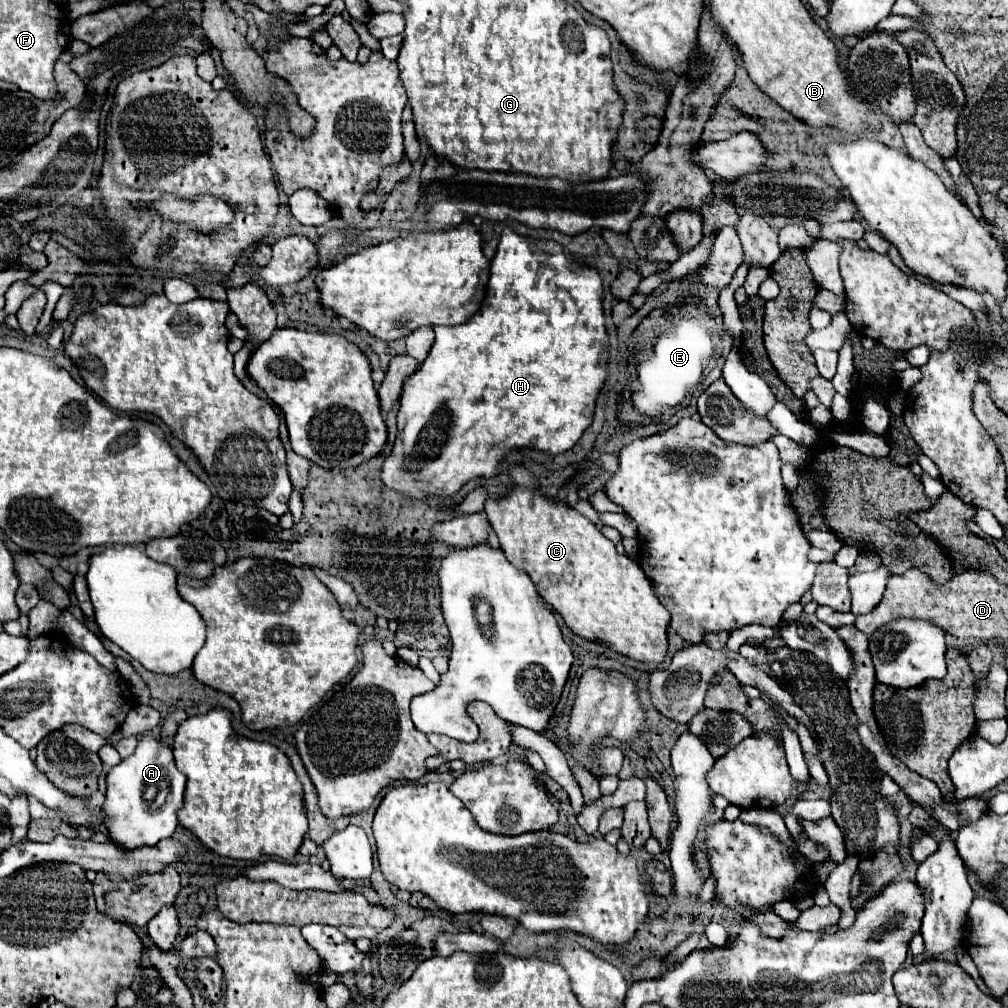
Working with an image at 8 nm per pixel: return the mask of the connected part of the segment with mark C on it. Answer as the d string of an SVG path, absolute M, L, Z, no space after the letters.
M515 466L511 470L515 480L515 490L501 500L489 500L485 504L485 514L499 536L501 550L509 558L513 566L525 570L535 584L539 596L553 606L557 614L565 620L567 628L583 640L593 640L607 644L613 652L629 656L639 662L655 662L661 664L667 654L667 626L671 614L659 602L653 592L653 586L641 566L619 554L615 544L601 534L597 526L593 526L585 516L575 512L563 502L549 502L537 490L537 480L523 466Z

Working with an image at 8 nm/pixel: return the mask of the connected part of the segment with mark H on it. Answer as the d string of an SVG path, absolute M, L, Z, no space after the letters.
M505 228L501 234L501 242L497 248L495 258L491 260L491 276L487 284L487 294L485 294L485 304L473 318L465 320L461 326L437 326L435 328L435 342L425 358L425 362L419 366L417 372L413 372L403 386L401 400L399 400L399 414L397 414L397 440L393 446L393 452L389 458L383 462L381 468L381 480L385 480L385 486L399 490L407 498L413 500L423 500L429 496L455 496L463 484L475 478L493 478L497 476L495 464L503 462L503 454L507 450L519 450L519 448L533 448L539 452L547 454L561 454L565 450L571 450L585 428L593 420L593 410L595 410L595 398L599 394L599 388L605 382L607 368L597 368L599 366L599 356L603 348L609 342L607 330L605 330L605 316L601 308L601 294L603 294L603 282L601 276L595 268L575 264L575 270L569 270L569 260L563 254L563 248L557 242L551 240L527 240L519 234L515 234L511 228Z

